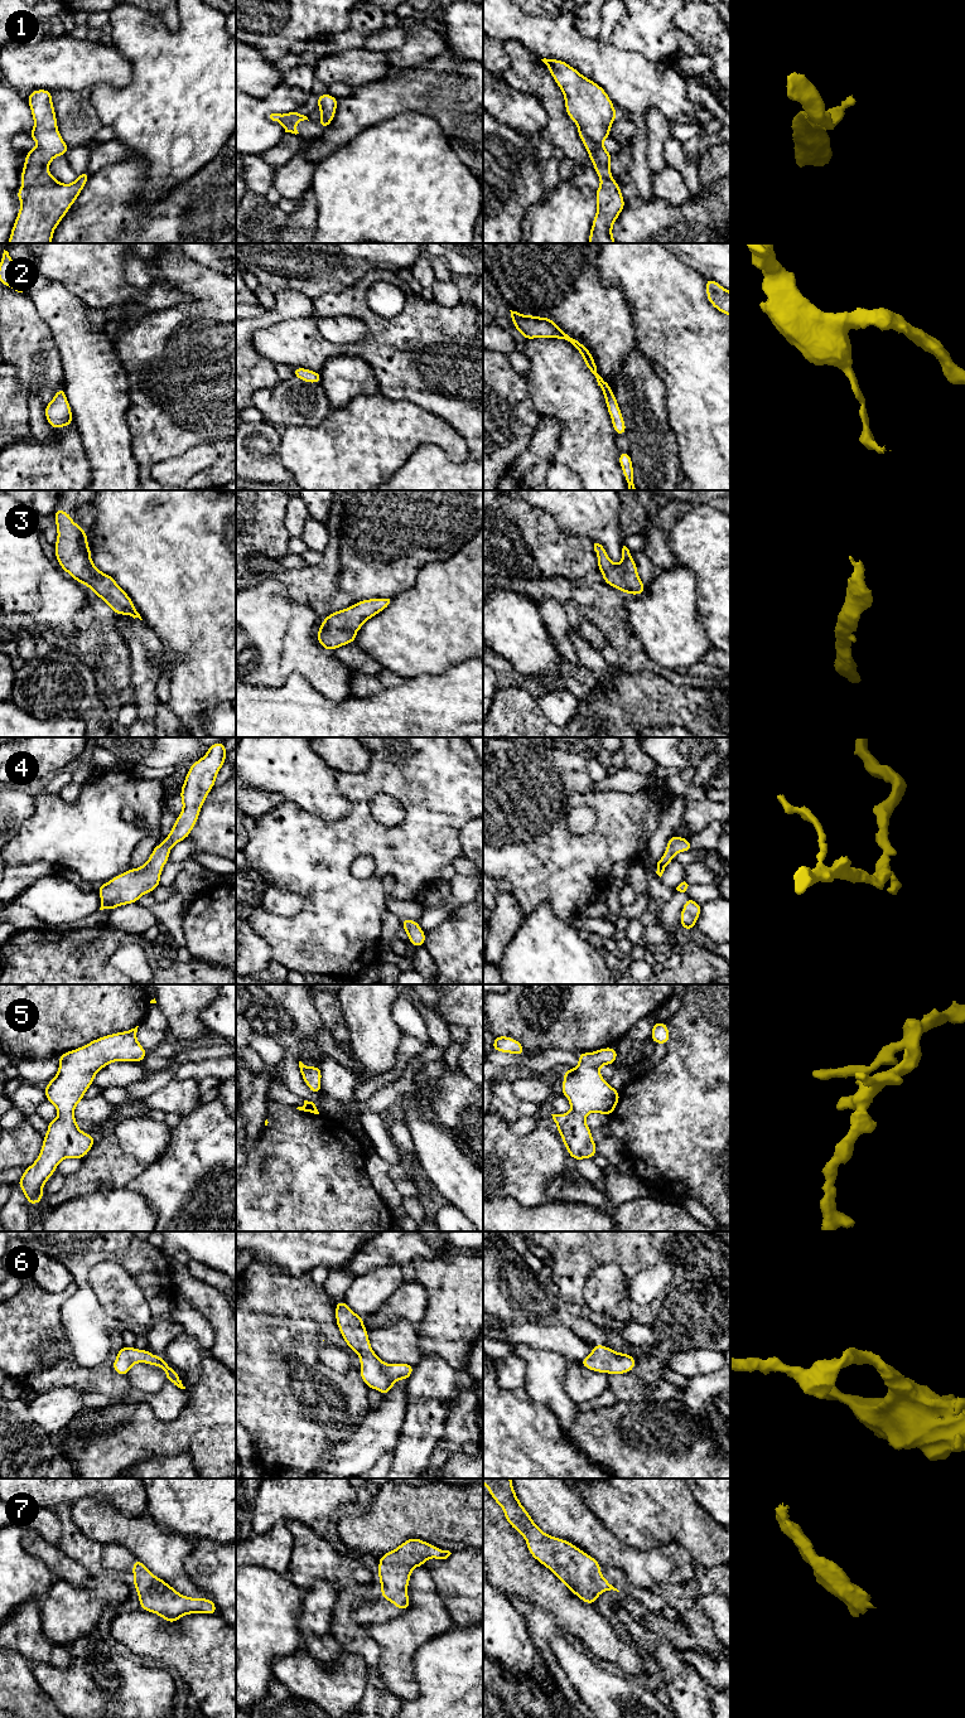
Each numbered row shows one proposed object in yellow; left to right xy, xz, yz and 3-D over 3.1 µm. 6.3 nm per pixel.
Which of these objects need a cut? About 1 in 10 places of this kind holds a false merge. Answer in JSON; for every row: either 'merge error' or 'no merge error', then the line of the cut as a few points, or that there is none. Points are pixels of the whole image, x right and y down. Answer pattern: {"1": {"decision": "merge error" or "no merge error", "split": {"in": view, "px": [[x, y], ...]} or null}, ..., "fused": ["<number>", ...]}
{"1": {"decision": "no merge error", "split": null}, "2": {"decision": "no merge error", "split": null}, "3": {"decision": "no merge error", "split": null}, "4": {"decision": "no merge error", "split": null}, "5": {"decision": "no merge error", "split": null}, "6": {"decision": "no merge error", "split": null}, "7": {"decision": "no merge error", "split": null}, "fused": []}

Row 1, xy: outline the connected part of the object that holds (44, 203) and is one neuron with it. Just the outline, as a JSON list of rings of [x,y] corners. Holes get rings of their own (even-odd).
[[[35,89],[29,93],[26,100],[34,120],[34,129],[28,136],[35,140],[38,146],[26,150],[25,164],[21,169],[23,187],[16,192],[21,205],[8,243],[52,243],[56,227],[79,197],[91,174],[85,171],[72,184],[62,184],[48,171],[50,161],[57,156],[66,155],[69,147],[58,131],[52,91]]]

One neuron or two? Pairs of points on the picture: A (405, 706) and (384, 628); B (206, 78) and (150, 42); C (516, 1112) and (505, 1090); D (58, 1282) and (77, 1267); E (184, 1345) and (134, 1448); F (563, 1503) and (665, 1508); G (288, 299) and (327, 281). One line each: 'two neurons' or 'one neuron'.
A: two neurons
B: one neuron
C: one neuron
D: two neurons
E: two neurons
F: two neurons
G: two neurons

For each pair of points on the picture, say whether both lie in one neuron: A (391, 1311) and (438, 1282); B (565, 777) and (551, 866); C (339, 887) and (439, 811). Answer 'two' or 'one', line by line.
A: two
B: one
C: one

